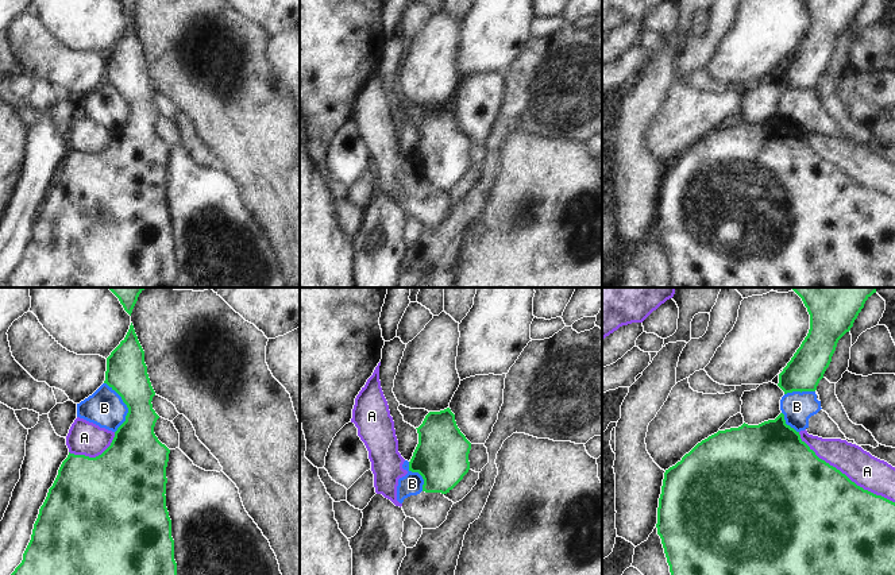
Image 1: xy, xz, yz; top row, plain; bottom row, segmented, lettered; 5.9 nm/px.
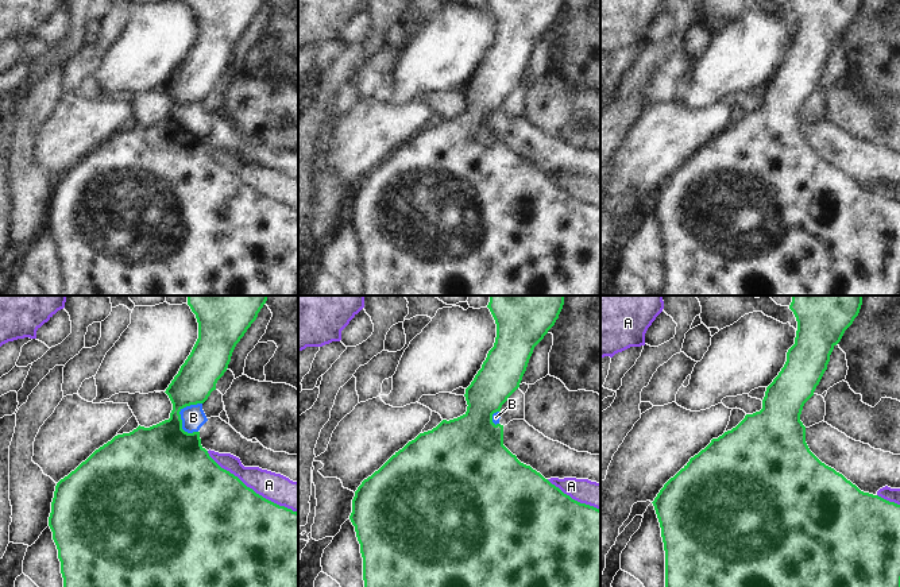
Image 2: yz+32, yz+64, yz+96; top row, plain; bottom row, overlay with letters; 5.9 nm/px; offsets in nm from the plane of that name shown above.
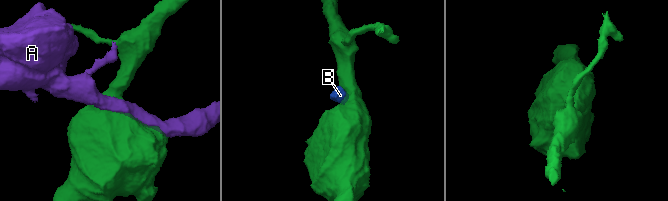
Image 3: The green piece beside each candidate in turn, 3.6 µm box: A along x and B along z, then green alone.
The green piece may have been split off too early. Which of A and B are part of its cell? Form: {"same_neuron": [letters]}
{"same_neuron": []}

